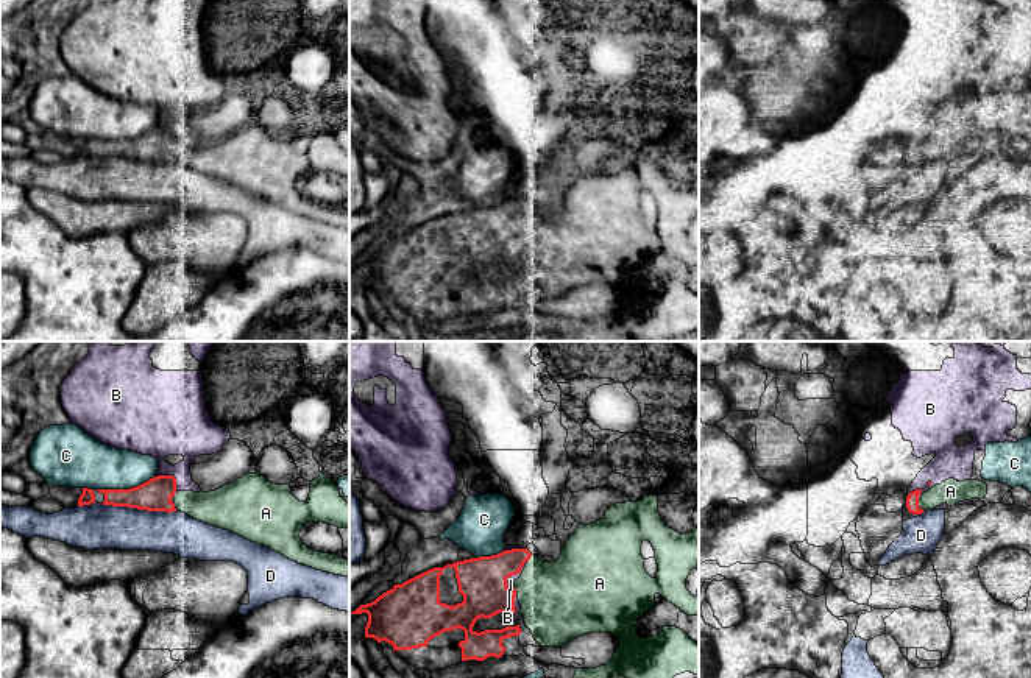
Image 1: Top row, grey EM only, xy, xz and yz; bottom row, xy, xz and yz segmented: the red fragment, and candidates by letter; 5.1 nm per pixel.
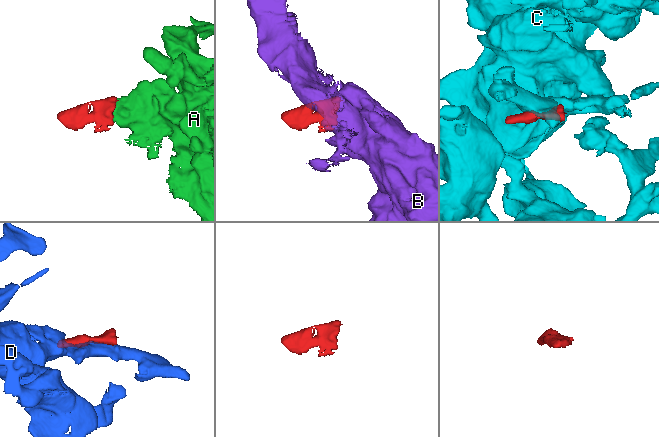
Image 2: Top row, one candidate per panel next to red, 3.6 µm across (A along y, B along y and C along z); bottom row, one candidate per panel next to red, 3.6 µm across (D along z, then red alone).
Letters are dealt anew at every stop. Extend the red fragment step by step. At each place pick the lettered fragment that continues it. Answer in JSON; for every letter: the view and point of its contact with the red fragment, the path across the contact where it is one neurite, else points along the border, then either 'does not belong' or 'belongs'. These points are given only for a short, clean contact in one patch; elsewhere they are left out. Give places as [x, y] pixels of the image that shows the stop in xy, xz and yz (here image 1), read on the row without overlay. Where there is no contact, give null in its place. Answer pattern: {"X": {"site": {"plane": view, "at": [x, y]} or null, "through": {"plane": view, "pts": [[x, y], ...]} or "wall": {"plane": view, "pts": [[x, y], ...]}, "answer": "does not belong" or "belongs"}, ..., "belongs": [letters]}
{"A": {"site": {"plane": "yz", "at": [917, 158]}, "answer": "belongs"}, "B": {"site": {"plane": "xz", "at": [513, 225]}, "answer": "does not belong"}, "C": {"site": {"plane": "xy", "at": [125, 141]}, "answer": "does not belong"}, "D": {"site": {"plane": "xy", "at": [139, 159]}, "answer": "does not belong"}, "belongs": ["A"]}

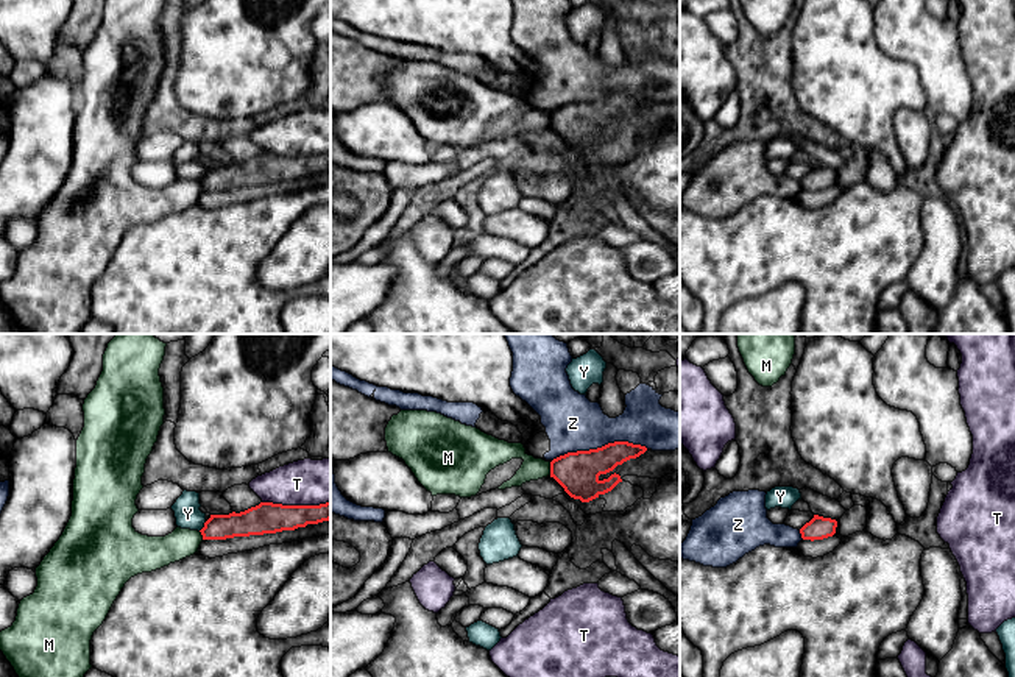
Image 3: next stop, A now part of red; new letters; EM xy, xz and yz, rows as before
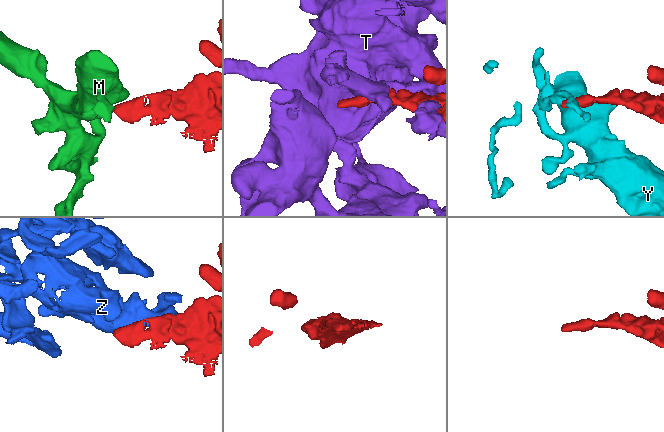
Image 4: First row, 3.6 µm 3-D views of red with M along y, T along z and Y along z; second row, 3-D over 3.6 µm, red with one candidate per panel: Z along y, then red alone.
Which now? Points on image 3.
{"M": {"site": {"plane": "xz", "at": [551, 119]}, "wall": {"plane": "xz", "pts": [[549, 113], [551, 125]]}, "answer": "does not belong"}, "T": {"site": {"plane": "xy", "at": [297, 156]}, "answer": "does not belong"}, "Y": {"site": {"plane": "xy", "at": [205, 177]}, "wall": {"plane": "xy", "pts": [[206, 172], [198, 181]]}, "answer": "does not belong"}, "Z": {"site": {"plane": "xz", "at": [599, 99]}, "answer": "does not belong"}, "belongs": []}

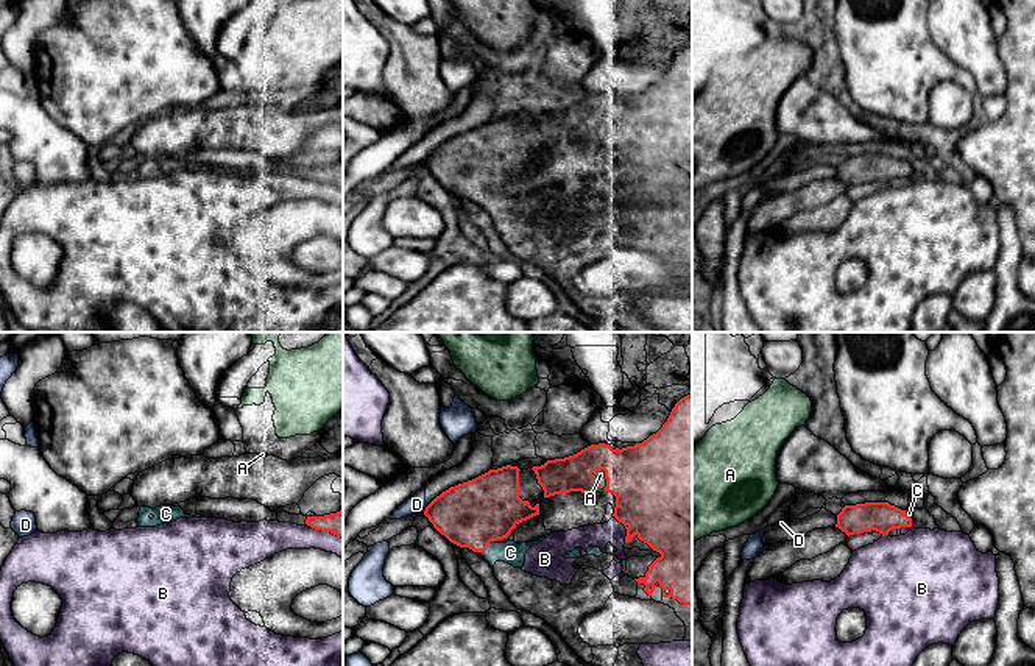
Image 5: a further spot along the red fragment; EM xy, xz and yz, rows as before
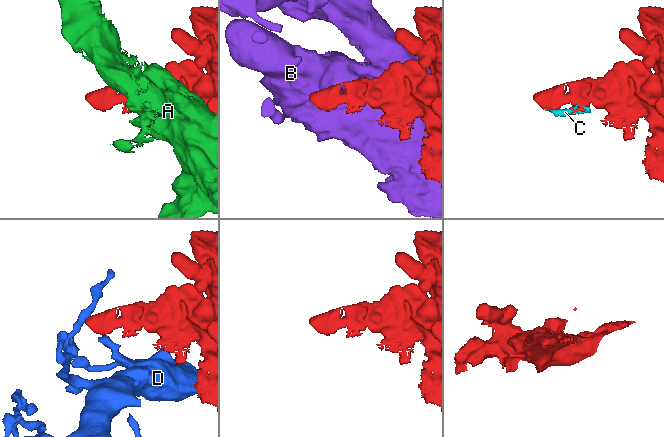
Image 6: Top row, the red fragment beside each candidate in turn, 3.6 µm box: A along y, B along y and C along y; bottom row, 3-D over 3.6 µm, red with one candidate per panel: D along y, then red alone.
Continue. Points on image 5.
{"A": {"site": {"plane": "xz", "at": [607, 133]}, "answer": "does not belong"}, "B": {"site": {"plane": "xz", "at": [625, 178]}, "answer": "does not belong"}, "C": {"site": {"plane": "xz", "at": [487, 197]}, "answer": "belongs"}, "D": {"site": {"plane": "xz", "at": [426, 159]}, "wall": {"plane": "xz", "pts": [[427, 156], [423, 162]]}, "answer": "does not belong"}, "belongs": ["C"]}

